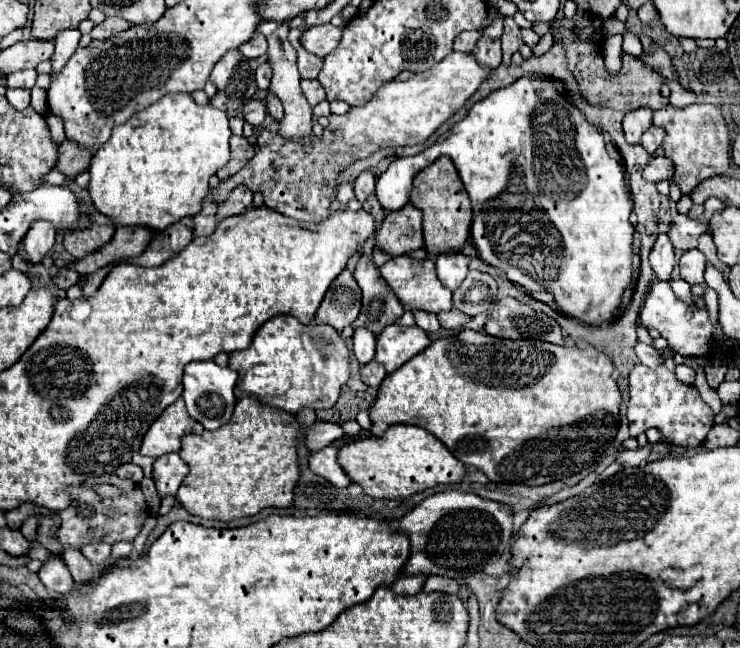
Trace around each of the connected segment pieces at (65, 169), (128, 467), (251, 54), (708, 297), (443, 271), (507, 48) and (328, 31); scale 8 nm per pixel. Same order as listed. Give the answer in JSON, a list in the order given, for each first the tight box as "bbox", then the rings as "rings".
[{"bbox":[55,140,89,178],"rings":[[[65,140],[61,146],[59,146],[59,158],[57,158],[57,164],[55,168],[59,172],[63,172],[65,176],[69,178],[75,178],[77,174],[85,172],[89,168],[89,150],[83,150],[83,148],[77,148],[77,144]]]},{"bbox":[115,462,143,482],"rings":[[[133,462],[119,466],[119,468],[115,470],[115,474],[117,474],[119,478],[129,478],[129,480],[133,480],[133,482],[141,482],[141,480],[143,480],[143,470],[141,470],[139,466],[135,466]]]},{"bbox":[241,34,267,58],"rings":[[[255,34],[249,42],[241,44],[241,54],[245,54],[245,58],[259,58],[267,52],[267,38],[263,34]]]},{"bbox":[704,286,719,326],"rings":[[[706,286],[705,288],[704,301],[707,309],[709,310],[709,318],[711,318],[711,322],[713,322],[715,326],[719,326],[718,297],[716,292],[712,288],[709,288],[708,286]]]},{"bbox":[435,252,469,290],"rings":[[[451,252],[451,254],[441,254],[441,258],[435,260],[437,264],[437,276],[439,280],[449,288],[455,290],[467,276],[467,268],[469,268],[469,258],[467,254],[459,252]]]},{"bbox":[501,18,521,62],"rings":[[[505,18],[505,32],[501,36],[501,44],[503,44],[503,62],[511,62],[513,52],[519,50],[521,42],[521,34],[519,34],[519,26],[513,22],[513,18]]]},{"bbox":[299,24,343,56],"rings":[[[323,24],[323,26],[307,28],[301,34],[299,42],[307,52],[315,56],[327,56],[339,44],[341,34],[343,34],[343,28],[337,28],[333,24]]]}]

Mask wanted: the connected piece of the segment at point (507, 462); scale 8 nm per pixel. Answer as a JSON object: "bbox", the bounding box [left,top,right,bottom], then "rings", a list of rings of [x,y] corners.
{"bbox":[369,330,621,486],"rings":[[[461,330],[455,336],[447,336],[447,338],[439,338],[439,340],[431,342],[431,346],[427,346],[421,354],[413,356],[405,366],[401,366],[395,372],[385,376],[385,380],[379,386],[379,394],[373,402],[373,406],[369,408],[369,418],[373,422],[371,432],[375,436],[381,436],[393,424],[421,426],[427,432],[431,432],[433,436],[437,436],[459,462],[463,462],[465,466],[475,466],[491,482],[541,486],[541,484],[549,484],[549,482],[567,478],[571,474],[577,474],[581,470],[595,466],[601,460],[601,456],[605,454],[605,450],[611,446],[609,442],[615,436],[617,426],[619,426],[619,404],[621,404],[621,394],[617,388],[617,382],[611,378],[611,372],[613,372],[611,358],[593,346],[565,348],[565,346],[557,346],[557,344],[549,344],[549,342],[541,342],[541,340],[501,340],[501,338],[493,338],[485,332]]]}

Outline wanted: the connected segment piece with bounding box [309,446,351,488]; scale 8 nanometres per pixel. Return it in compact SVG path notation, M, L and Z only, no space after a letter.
M325 446L323 450L313 452L309 456L309 468L317 476L321 476L321 478L329 480L331 484L335 484L337 488L347 488L351 484L349 476L337 464L337 448L335 446Z

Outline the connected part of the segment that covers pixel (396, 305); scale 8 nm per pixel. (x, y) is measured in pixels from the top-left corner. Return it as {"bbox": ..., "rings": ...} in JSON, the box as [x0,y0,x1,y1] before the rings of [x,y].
{"bbox":[353,256,405,336],"rings":[[[367,256],[359,258],[353,278],[363,290],[363,308],[359,318],[353,322],[353,328],[365,326],[375,336],[379,336],[379,332],[387,324],[393,324],[397,318],[403,316],[405,308],[381,276],[379,268]]]}

